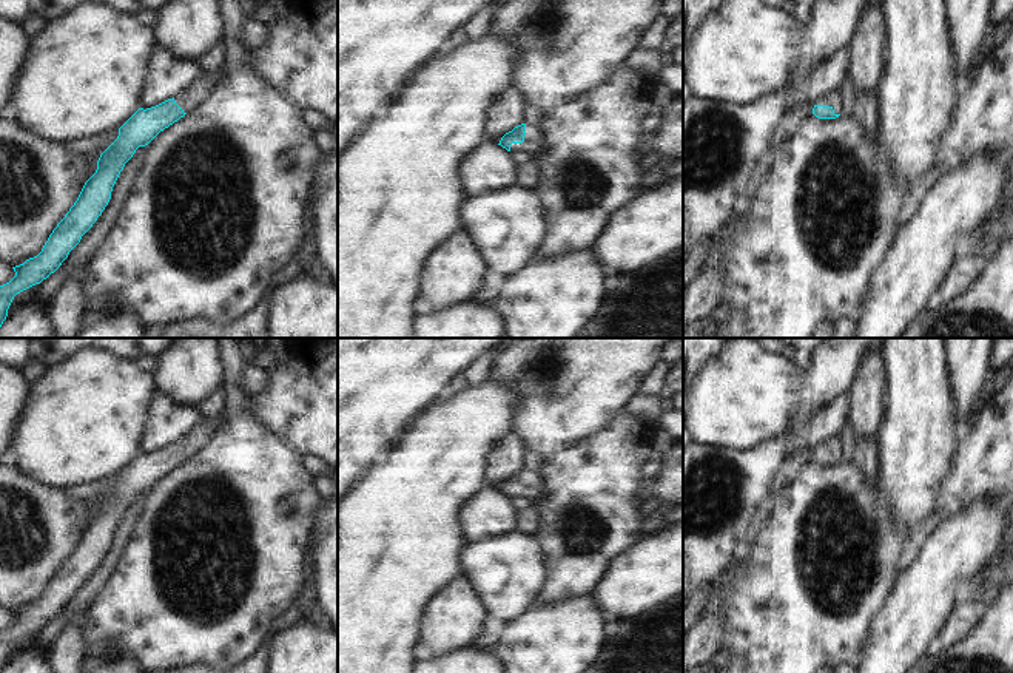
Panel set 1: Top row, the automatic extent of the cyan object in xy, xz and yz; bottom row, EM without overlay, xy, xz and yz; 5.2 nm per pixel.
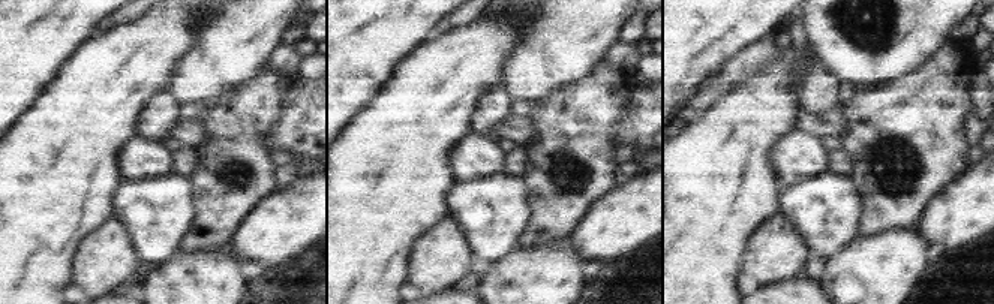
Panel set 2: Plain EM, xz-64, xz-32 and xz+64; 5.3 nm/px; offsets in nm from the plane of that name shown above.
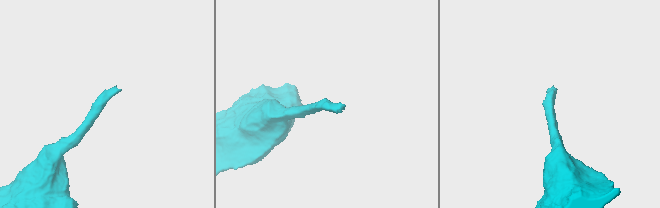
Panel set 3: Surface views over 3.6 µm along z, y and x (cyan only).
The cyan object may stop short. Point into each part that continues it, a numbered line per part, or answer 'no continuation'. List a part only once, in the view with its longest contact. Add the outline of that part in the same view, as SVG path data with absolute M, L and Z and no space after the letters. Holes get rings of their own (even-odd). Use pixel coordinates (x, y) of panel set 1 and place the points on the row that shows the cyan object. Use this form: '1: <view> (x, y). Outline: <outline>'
1: xz (534, 141). Outline: M526 125L526 136L521 144L512 144L510 153L523 151L529 156L533 156L544 147L544 133L538 127Z

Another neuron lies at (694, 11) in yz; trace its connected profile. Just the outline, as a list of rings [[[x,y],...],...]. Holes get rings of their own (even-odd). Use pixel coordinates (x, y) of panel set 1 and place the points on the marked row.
[[[683,0],[683,79],[692,34],[709,12],[719,9],[720,3],[722,0]]]

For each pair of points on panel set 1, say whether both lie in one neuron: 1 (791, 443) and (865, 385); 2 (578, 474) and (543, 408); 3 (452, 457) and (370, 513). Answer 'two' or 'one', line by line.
1: two
2: two
3: one

